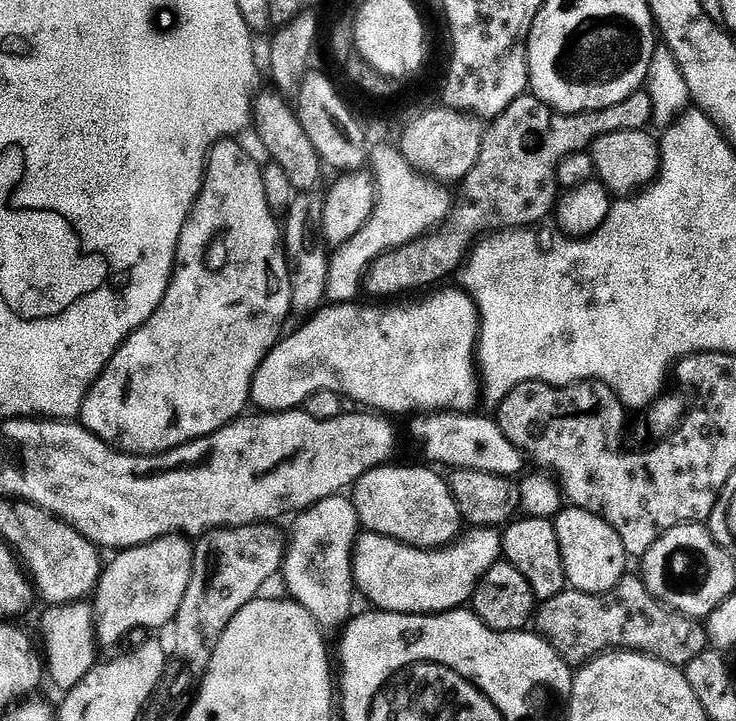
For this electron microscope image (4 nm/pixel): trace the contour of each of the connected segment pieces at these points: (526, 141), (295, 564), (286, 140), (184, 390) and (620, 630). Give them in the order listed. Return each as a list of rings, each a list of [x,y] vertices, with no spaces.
[[[644,90],[630,94],[630,98],[612,108],[582,112],[578,116],[555,112],[537,96],[519,96],[506,106],[502,115],[487,125],[478,162],[474,162],[474,170],[459,181],[460,197],[457,200],[455,197],[446,224],[456,244],[452,244],[450,237],[443,236],[443,231],[433,230],[411,244],[386,253],[369,268],[366,292],[372,296],[400,296],[404,288],[424,288],[427,284],[436,284],[456,267],[456,271],[461,267],[468,252],[468,239],[475,232],[495,234],[547,221],[544,219],[553,215],[558,203],[556,167],[561,160],[565,160],[571,152],[587,149],[599,136],[610,132],[638,132],[652,123],[652,100]]]
[[[337,494],[325,500],[316,500],[312,505],[295,517],[296,525],[292,528],[292,540],[287,541],[284,554],[282,577],[288,587],[287,595],[301,604],[321,626],[327,624],[347,625],[354,615],[352,603],[358,600],[358,589],[352,578],[352,547],[356,543],[362,525],[356,507],[347,495]]]
[[[261,91],[254,101],[254,132],[256,128],[271,161],[282,166],[283,173],[290,180],[293,193],[315,193],[314,190],[319,186],[325,172],[318,150],[314,150],[314,142],[306,138],[306,130],[302,130],[302,122],[296,115],[295,107],[280,92],[269,91]]]
[[[229,138],[226,140],[220,140],[218,143],[208,152],[208,168],[204,172],[204,185],[200,191],[200,197],[196,199],[196,205],[193,206],[192,212],[188,215],[188,221],[186,226],[182,230],[180,235],[180,241],[176,247],[176,266],[172,273],[172,281],[168,283],[168,289],[166,294],[162,298],[162,302],[156,307],[156,313],[152,315],[141,328],[136,329],[127,340],[121,344],[119,350],[115,352],[112,359],[108,361],[108,365],[104,367],[103,372],[97,376],[96,381],[92,384],[92,387],[88,390],[88,395],[84,398],[84,404],[80,408],[79,419],[82,421],[85,428],[88,431],[93,432],[100,440],[105,440],[107,444],[111,444],[113,448],[121,452],[130,452],[133,454],[159,454],[167,452],[169,448],[178,448],[186,444],[192,443],[194,440],[201,439],[206,436],[212,435],[213,432],[217,432],[219,428],[225,428],[228,424],[233,423],[245,411],[244,407],[249,407],[250,397],[252,395],[252,379],[254,374],[259,370],[260,364],[267,358],[268,353],[276,347],[278,341],[281,339],[282,333],[285,331],[284,323],[288,320],[288,315],[294,312],[292,306],[292,269],[288,265],[288,256],[285,252],[285,237],[282,235],[281,221],[276,221],[277,213],[270,206],[270,202],[267,200],[267,194],[263,185],[263,167],[261,161],[256,161],[246,149],[240,145],[241,141],[236,138]]]
[[[625,575],[616,588],[598,596],[589,592],[565,590],[554,598],[543,601],[534,616],[534,624],[537,624],[535,627],[539,635],[548,640],[556,649],[556,653],[572,666],[583,666],[609,650],[627,650],[642,652],[646,656],[656,656],[662,662],[683,669],[691,660],[698,658],[698,654],[709,651],[708,629],[699,619],[683,616],[681,612],[663,604],[639,575],[632,575]]]

